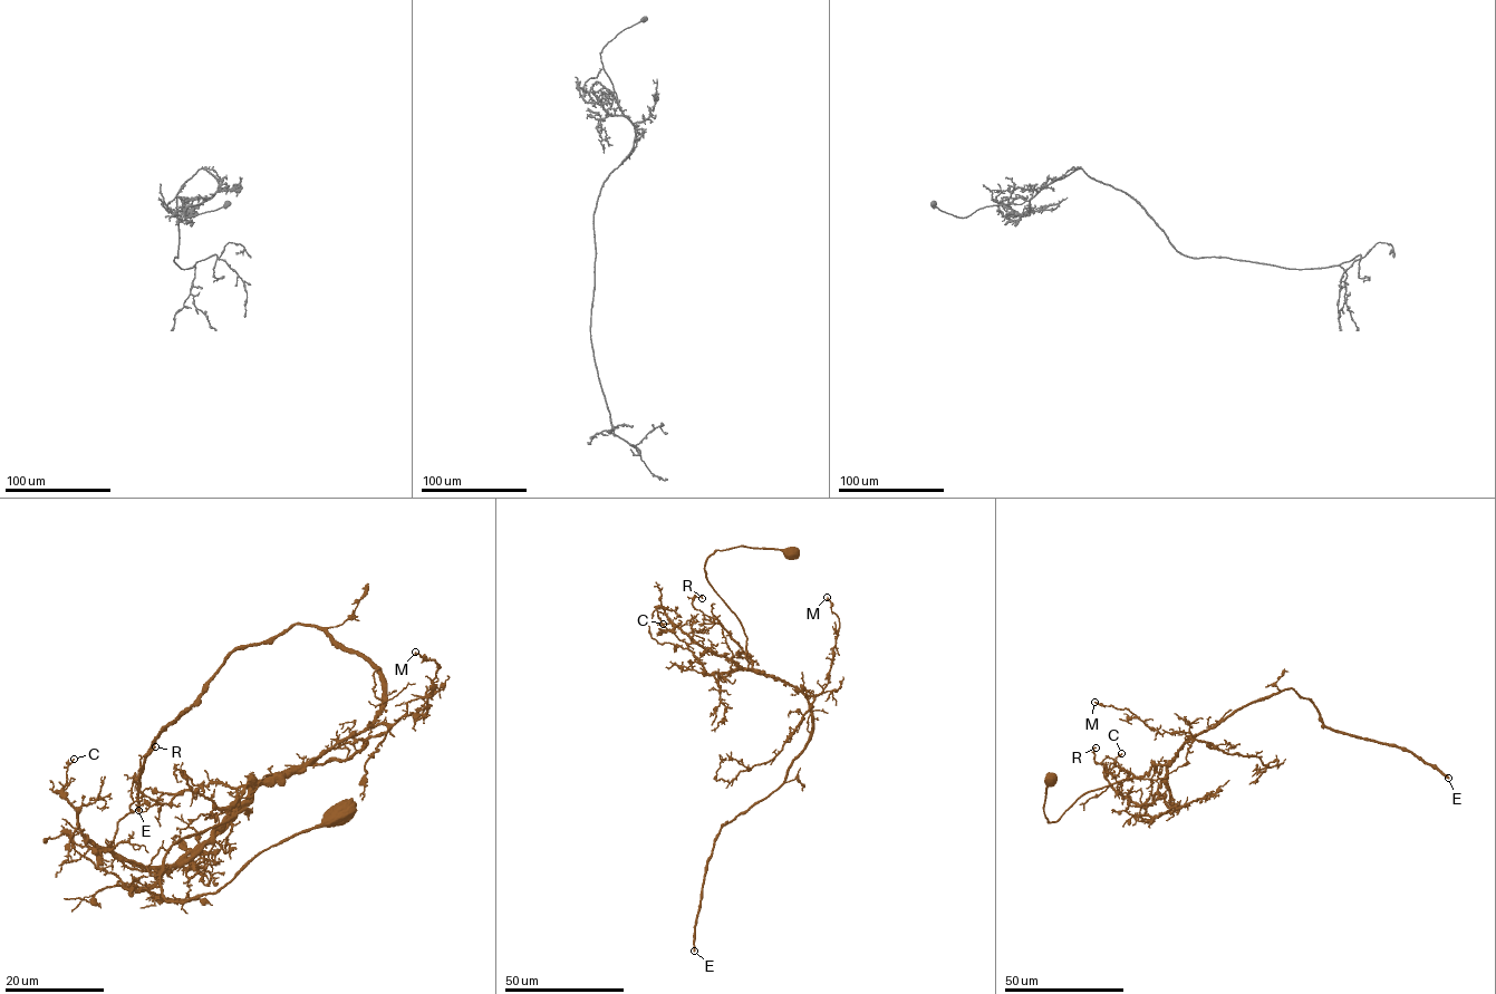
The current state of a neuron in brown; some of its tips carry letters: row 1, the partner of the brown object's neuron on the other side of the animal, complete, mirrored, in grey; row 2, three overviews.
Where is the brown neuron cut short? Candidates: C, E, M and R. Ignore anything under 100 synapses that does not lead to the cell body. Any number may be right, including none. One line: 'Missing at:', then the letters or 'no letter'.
Missing at: E

